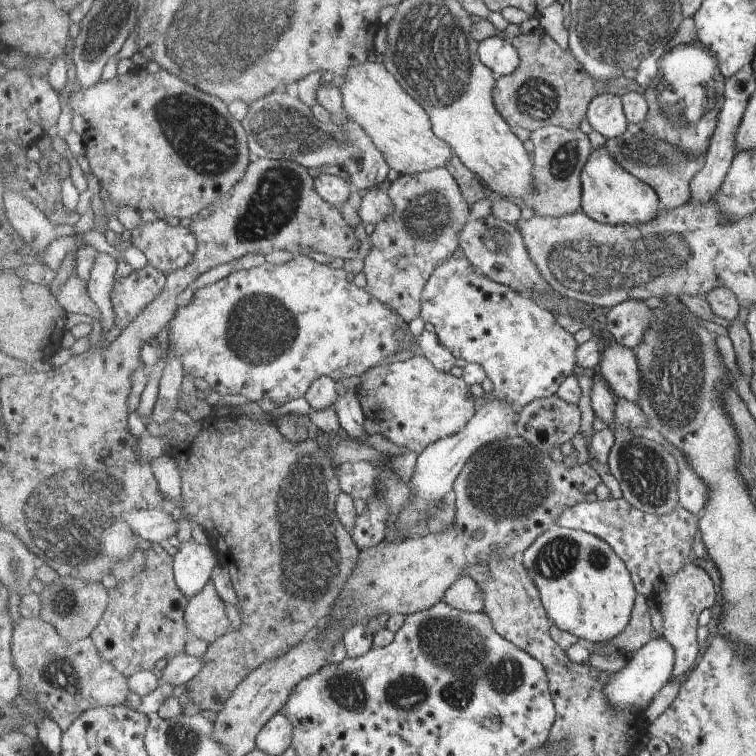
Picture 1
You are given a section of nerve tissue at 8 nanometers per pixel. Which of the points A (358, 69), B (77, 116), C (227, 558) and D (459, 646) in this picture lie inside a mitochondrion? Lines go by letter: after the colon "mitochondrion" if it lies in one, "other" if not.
A: other
B: other
C: other
D: mitochondrion

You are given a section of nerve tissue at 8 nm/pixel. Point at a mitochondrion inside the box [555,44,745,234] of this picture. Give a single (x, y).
(658, 159)

